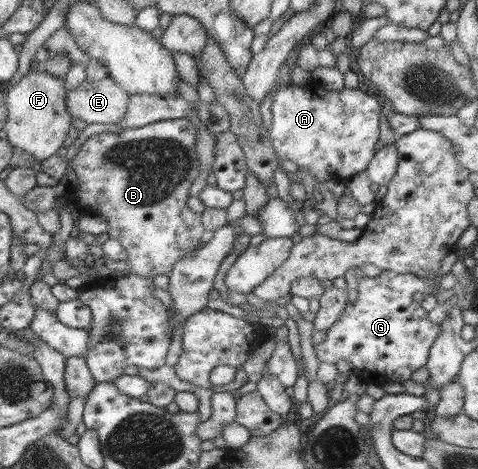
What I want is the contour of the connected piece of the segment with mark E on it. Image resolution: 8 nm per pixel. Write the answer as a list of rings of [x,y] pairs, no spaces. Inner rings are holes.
[[[109,77],[97,82],[83,81],[75,90],[67,91],[65,109],[71,119],[79,119],[86,124],[117,124],[123,118],[127,97],[128,94]]]

